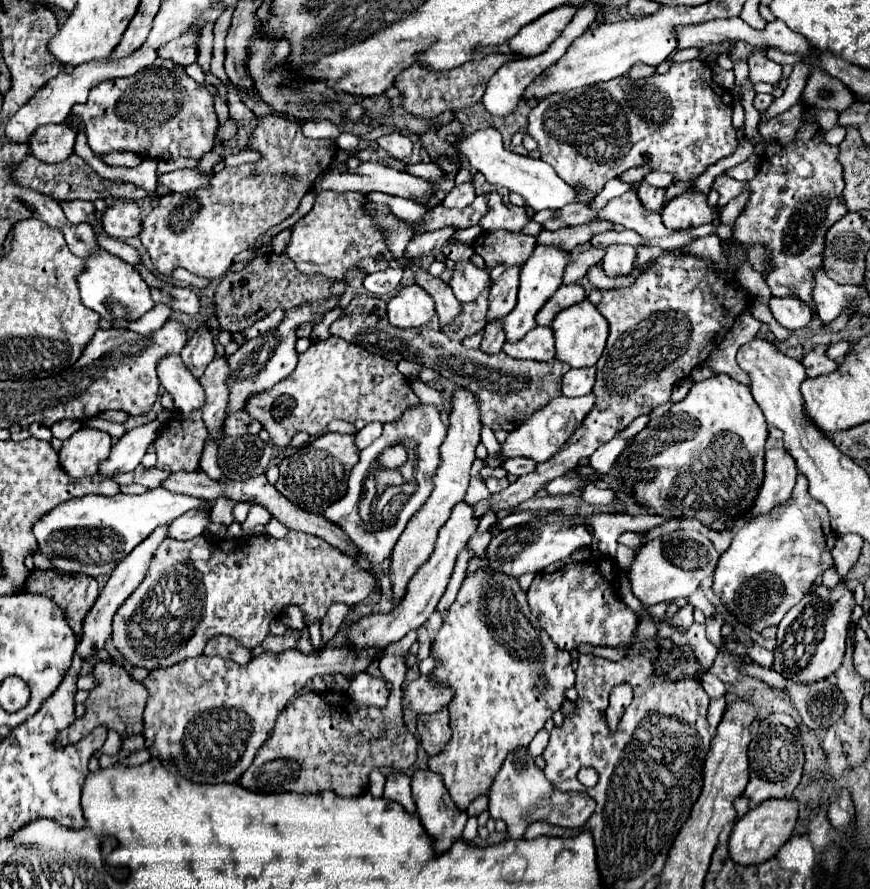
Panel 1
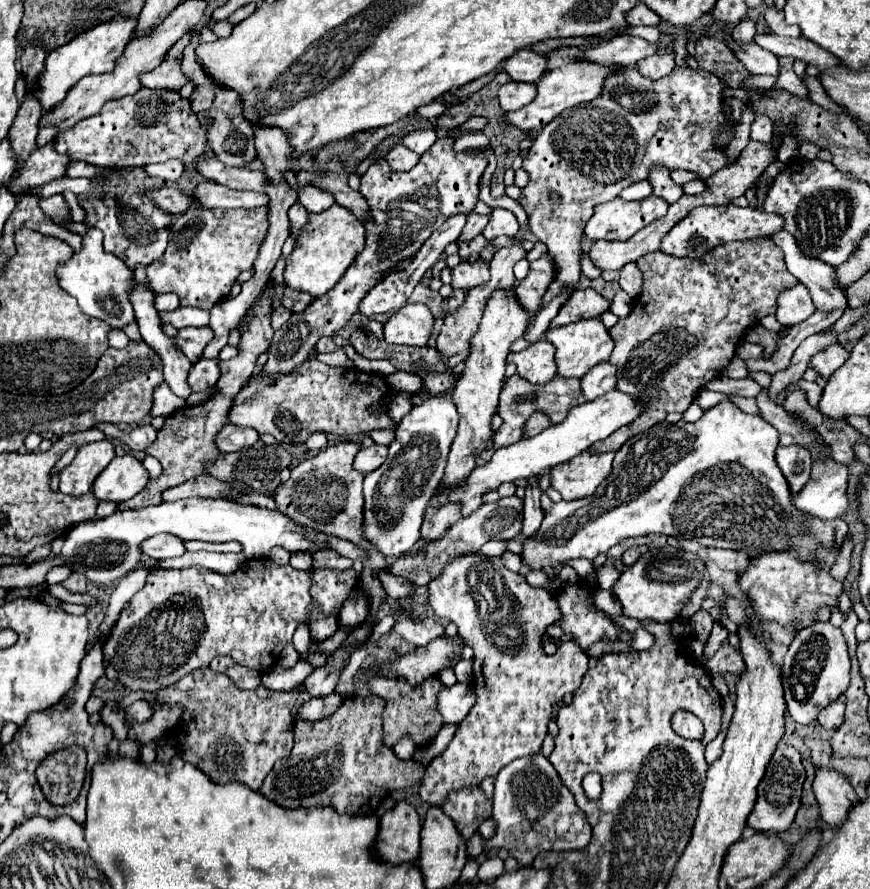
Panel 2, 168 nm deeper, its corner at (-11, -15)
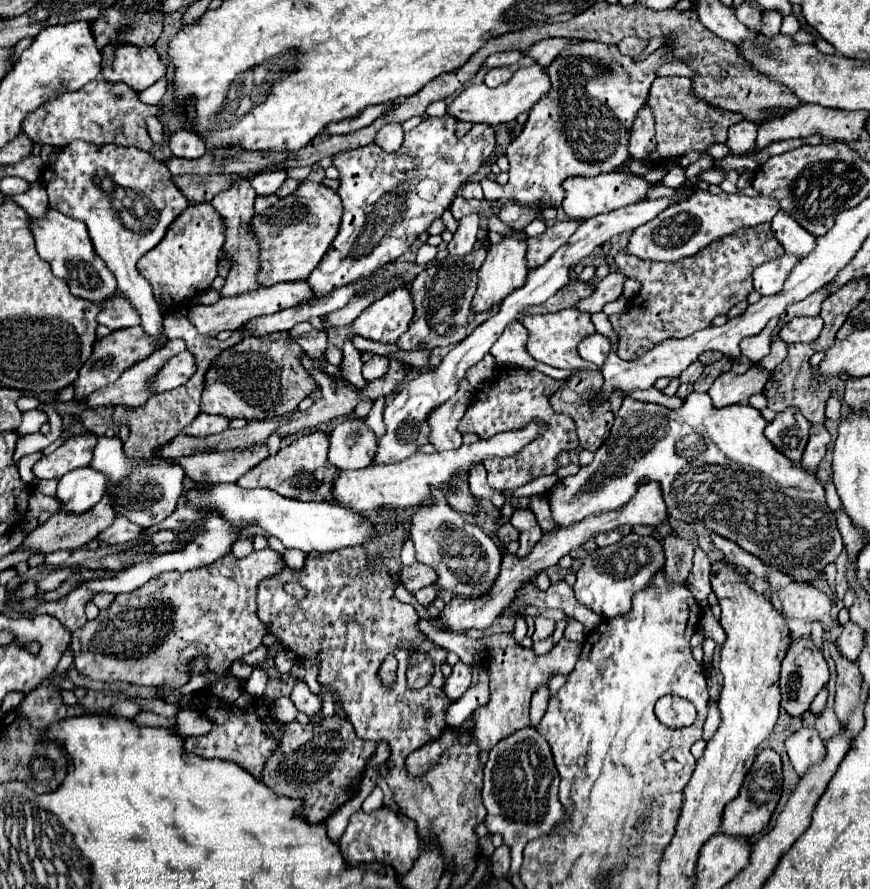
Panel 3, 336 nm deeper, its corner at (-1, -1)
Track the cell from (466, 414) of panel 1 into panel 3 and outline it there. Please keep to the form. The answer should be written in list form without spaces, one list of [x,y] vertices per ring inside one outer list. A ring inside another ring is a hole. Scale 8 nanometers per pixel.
[[[504,237],[504,241],[500,245],[490,245],[486,261],[478,271],[478,289],[472,299],[474,313],[482,313],[482,311],[490,311],[490,309],[498,307],[510,293],[514,293],[526,285],[528,269],[526,269],[524,255],[526,255],[526,241],[524,239]]]

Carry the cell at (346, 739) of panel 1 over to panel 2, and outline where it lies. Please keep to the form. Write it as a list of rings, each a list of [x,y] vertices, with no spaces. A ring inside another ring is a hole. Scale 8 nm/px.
[[[376,695],[368,697],[348,697],[336,709],[336,713],[328,719],[308,723],[294,723],[294,747],[288,759],[278,759],[274,769],[264,779],[260,793],[278,803],[280,807],[334,807],[342,815],[372,815],[384,797],[388,797],[396,789],[406,789],[412,785],[420,785],[424,775],[424,767],[416,761],[400,761],[394,757],[394,751],[382,747],[382,709],[384,699]]]

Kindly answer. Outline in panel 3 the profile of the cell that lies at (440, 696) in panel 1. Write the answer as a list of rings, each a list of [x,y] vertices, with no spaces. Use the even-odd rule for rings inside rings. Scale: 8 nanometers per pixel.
[[[458,661],[452,667],[452,673],[446,679],[446,683],[444,683],[444,695],[450,701],[456,701],[456,699],[460,699],[466,693],[466,689],[470,687],[470,683],[472,683],[472,667],[464,665],[462,661]]]

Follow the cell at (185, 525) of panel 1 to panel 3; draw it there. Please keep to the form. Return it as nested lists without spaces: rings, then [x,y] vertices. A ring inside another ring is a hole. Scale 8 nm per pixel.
[[[118,517],[110,525],[110,529],[106,529],[98,535],[98,541],[100,543],[126,543],[126,541],[138,539],[142,533],[144,533],[144,527],[140,527],[132,521],[126,521],[126,517]]]

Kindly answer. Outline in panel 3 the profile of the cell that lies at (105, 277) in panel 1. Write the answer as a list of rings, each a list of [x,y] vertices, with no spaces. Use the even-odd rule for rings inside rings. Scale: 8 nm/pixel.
[[[50,209],[44,219],[32,219],[30,221],[30,231],[34,233],[38,255],[46,263],[50,263],[52,273],[56,277],[60,277],[68,283],[70,293],[74,297],[80,297],[80,299],[86,299],[86,301],[92,301],[92,303],[100,305],[116,293],[116,279],[106,269],[106,263],[96,255],[88,233],[84,233],[86,225],[82,221],[66,217],[58,211]]]

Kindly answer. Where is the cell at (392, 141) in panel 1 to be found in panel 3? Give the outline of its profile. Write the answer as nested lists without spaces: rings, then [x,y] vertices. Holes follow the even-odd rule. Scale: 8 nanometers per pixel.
[[[384,125],[376,137],[376,145],[382,147],[386,153],[394,153],[402,147],[404,141],[404,131],[402,125]]]

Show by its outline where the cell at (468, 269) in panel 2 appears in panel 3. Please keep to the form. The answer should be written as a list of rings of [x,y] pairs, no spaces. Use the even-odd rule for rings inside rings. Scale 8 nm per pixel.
[[[466,215],[460,221],[458,231],[454,233],[454,239],[448,243],[448,253],[452,257],[466,257],[474,251],[476,245],[476,233],[478,233],[478,217]]]

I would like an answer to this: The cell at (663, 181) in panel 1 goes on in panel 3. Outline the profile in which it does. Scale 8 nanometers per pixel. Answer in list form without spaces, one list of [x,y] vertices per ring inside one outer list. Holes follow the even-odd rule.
[[[710,167],[710,169],[706,169],[706,171],[702,171],[700,175],[698,175],[698,179],[700,181],[706,181],[706,183],[712,183],[712,185],[720,185],[724,179],[726,179],[726,171],[724,169],[714,169],[714,167]]]

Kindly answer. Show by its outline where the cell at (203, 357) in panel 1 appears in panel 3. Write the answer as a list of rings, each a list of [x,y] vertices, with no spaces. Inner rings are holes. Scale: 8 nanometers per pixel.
[[[190,351],[178,353],[158,373],[158,379],[154,381],[154,393],[164,393],[184,385],[196,373],[196,369],[196,359]]]

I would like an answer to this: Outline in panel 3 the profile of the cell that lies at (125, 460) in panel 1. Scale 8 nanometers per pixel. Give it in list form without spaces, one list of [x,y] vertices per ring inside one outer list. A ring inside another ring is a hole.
[[[80,467],[60,479],[56,497],[64,503],[66,511],[84,513],[94,507],[106,493],[108,477],[92,467]]]

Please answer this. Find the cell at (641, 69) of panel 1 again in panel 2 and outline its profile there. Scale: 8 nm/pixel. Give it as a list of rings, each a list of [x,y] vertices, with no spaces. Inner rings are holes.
[[[652,55],[652,57],[644,57],[640,59],[640,63],[636,63],[638,71],[648,77],[648,79],[662,79],[666,77],[672,69],[674,69],[674,55]]]

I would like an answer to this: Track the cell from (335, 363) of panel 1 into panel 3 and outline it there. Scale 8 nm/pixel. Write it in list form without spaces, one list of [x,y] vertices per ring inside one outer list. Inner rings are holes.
[[[246,337],[246,341],[230,347],[226,353],[218,355],[214,365],[206,373],[206,385],[202,393],[202,411],[210,415],[222,415],[228,419],[246,419],[246,421],[264,421],[264,419],[274,419],[274,417],[284,417],[296,411],[298,403],[310,393],[318,389],[318,383],[312,379],[312,375],[302,367],[302,357],[304,349],[298,343],[266,343],[256,337]]]

